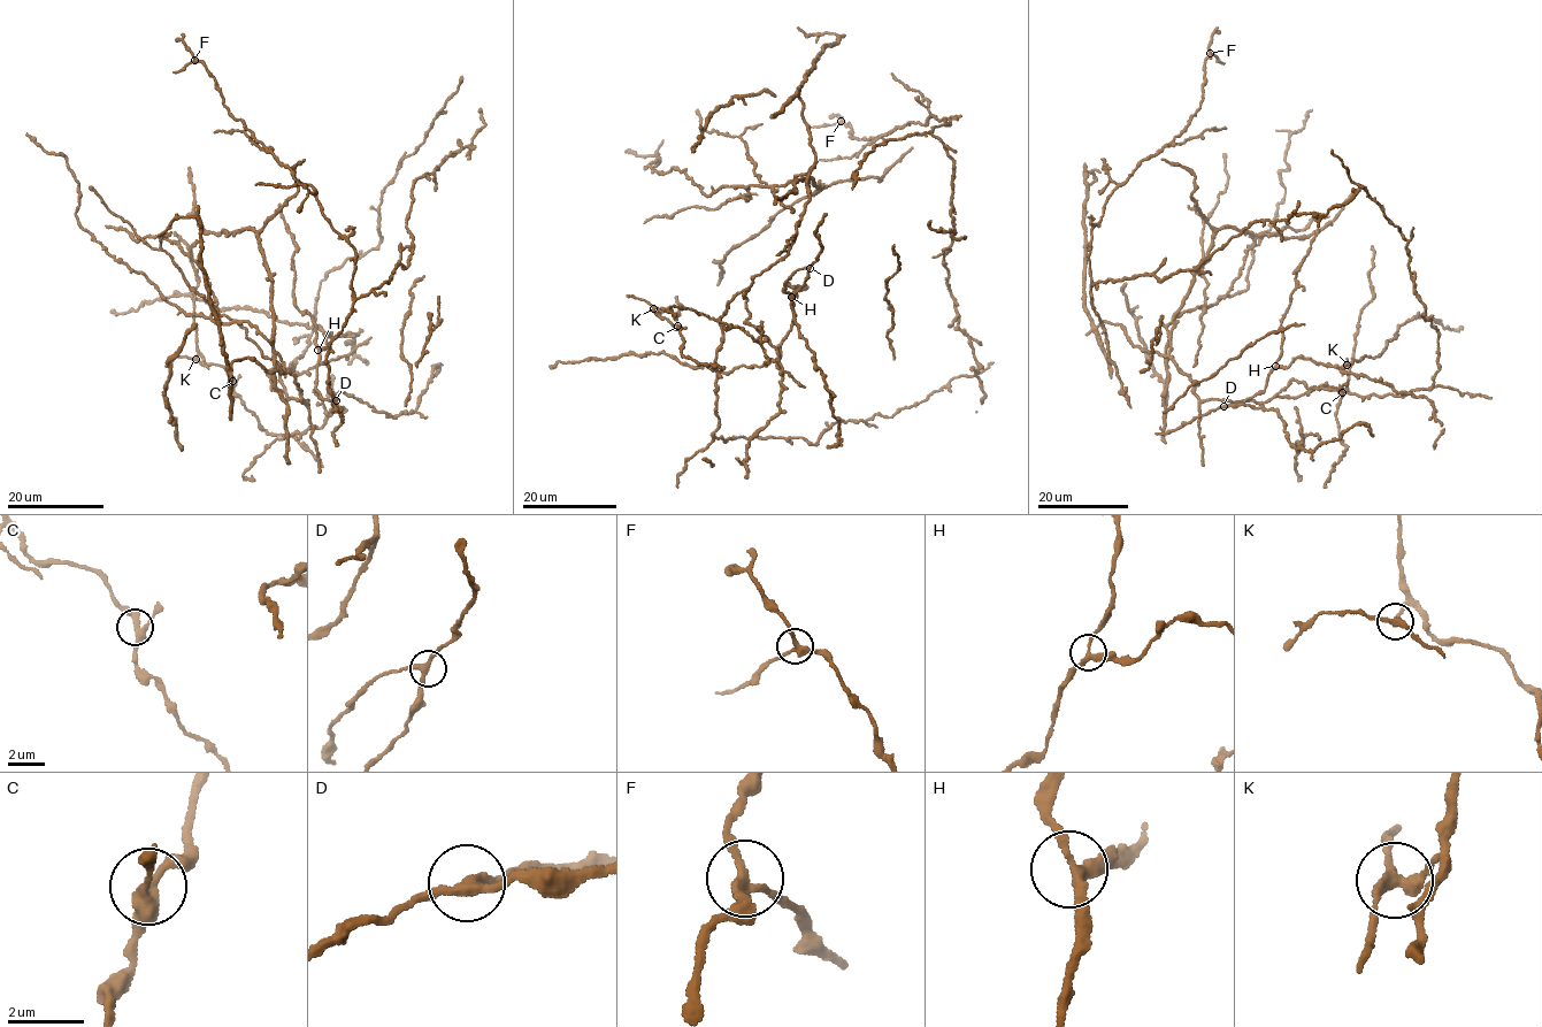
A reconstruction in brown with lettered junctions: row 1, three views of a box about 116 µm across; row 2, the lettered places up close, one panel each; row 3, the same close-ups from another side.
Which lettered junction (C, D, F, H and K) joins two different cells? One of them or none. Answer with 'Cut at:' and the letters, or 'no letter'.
Cut at: K

